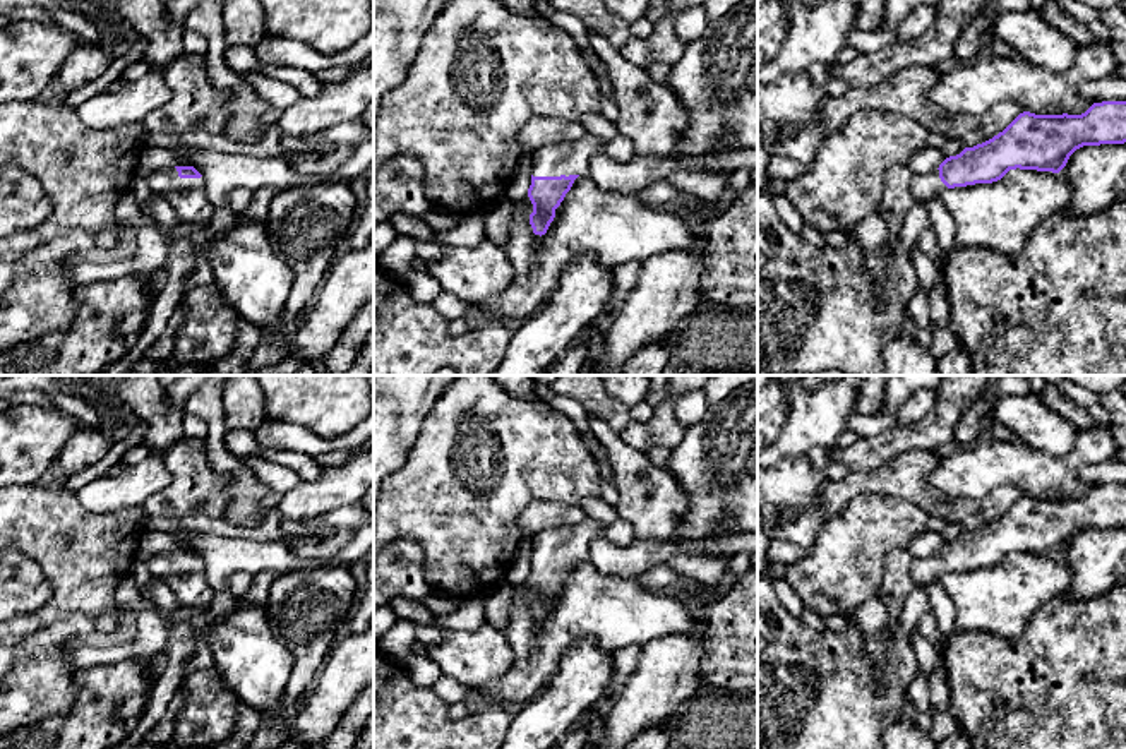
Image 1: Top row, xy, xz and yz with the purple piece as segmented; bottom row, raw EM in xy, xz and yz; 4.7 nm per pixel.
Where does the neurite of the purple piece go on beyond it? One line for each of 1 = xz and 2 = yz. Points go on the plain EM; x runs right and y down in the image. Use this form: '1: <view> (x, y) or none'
1: xz (562, 542)
2: yz (924, 571)

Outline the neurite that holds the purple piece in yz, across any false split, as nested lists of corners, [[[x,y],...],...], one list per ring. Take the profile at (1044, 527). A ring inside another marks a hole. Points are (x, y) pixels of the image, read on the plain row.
[[[1126,485],[1093,487],[1081,499],[1020,497],[992,523],[946,542],[934,555],[913,559],[917,588],[936,584],[946,572],[1001,564],[1009,554],[1059,557],[1083,530],[1126,526]]]

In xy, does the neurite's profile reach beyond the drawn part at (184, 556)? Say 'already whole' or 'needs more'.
needs more

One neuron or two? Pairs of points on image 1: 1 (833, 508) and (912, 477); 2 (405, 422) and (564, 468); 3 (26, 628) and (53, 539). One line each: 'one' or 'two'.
1: one
2: two
3: one

